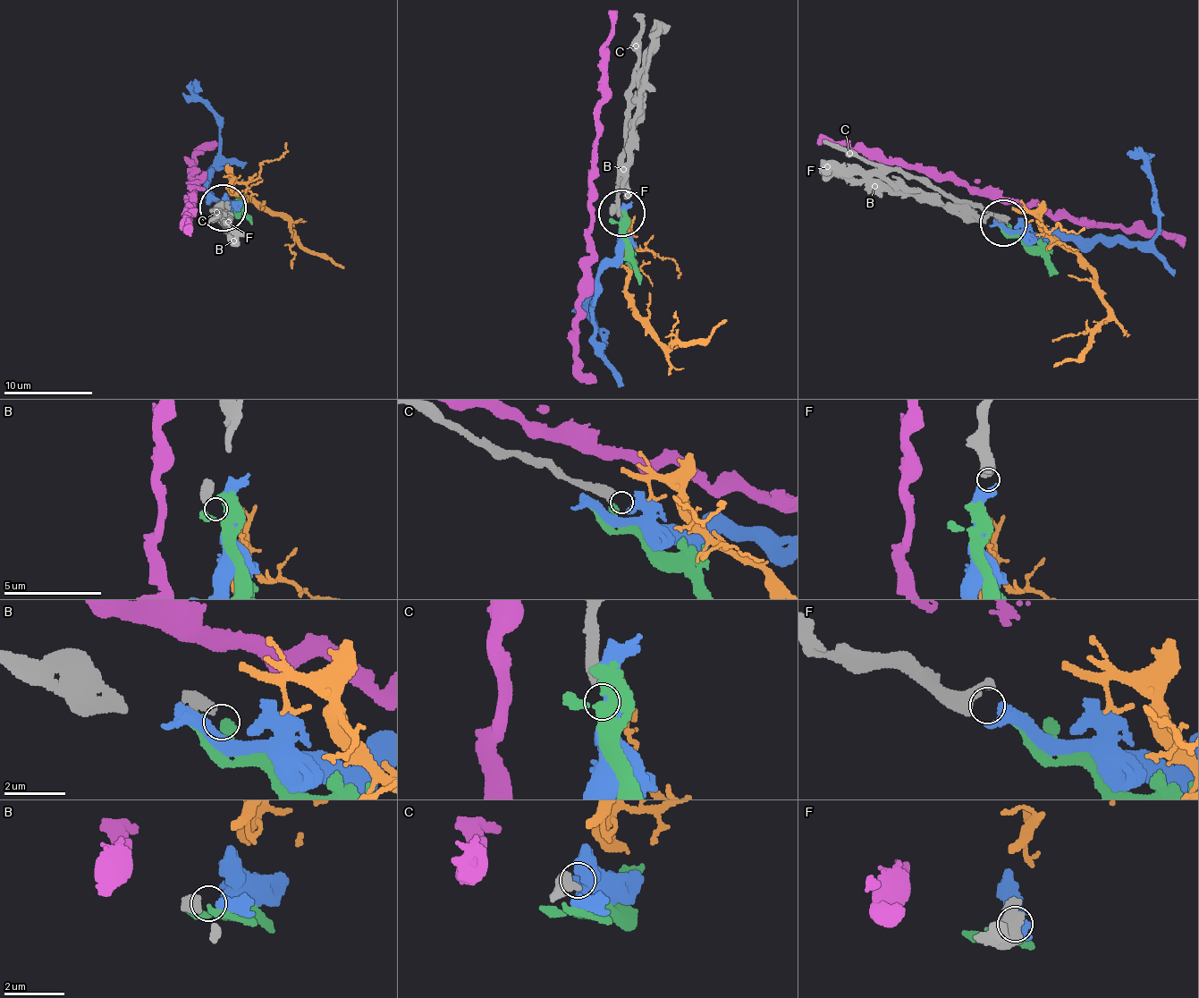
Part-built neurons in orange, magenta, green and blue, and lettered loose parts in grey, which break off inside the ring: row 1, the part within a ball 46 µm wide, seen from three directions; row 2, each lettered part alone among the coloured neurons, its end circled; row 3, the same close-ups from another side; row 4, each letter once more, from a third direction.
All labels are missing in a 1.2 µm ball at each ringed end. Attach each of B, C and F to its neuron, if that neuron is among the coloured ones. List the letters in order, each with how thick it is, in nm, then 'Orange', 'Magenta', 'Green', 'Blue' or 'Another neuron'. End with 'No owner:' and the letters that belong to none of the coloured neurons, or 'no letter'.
B: Thickness 440 nm. Green
C: Thickness 320 nm. Another neuron
F: Thickness 650 nm. Blue
No owner: C

